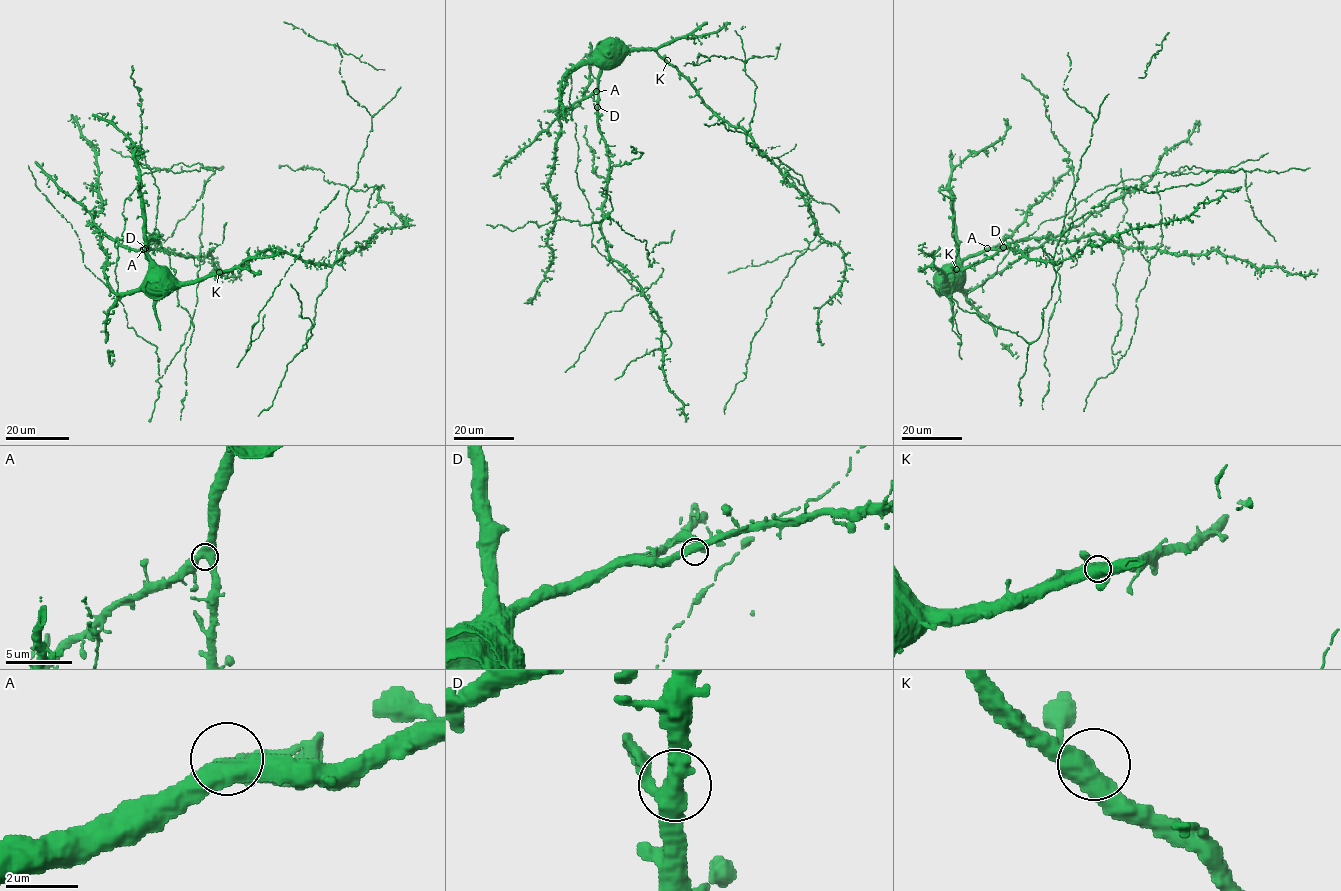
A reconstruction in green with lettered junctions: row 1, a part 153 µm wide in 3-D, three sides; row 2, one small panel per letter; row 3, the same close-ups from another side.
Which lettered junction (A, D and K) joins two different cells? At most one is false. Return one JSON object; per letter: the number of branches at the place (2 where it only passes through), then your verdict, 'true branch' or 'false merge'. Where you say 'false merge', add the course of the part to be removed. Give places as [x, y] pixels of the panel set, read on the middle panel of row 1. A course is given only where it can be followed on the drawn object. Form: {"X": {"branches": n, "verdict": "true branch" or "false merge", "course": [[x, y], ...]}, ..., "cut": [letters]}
{"A": {"branches": 3, "verdict": "true branch"}, "D": {"branches": 3, "verdict": "true branch"}, "K": {"branches": 3, "verdict": "true branch"}, "cut": []}

